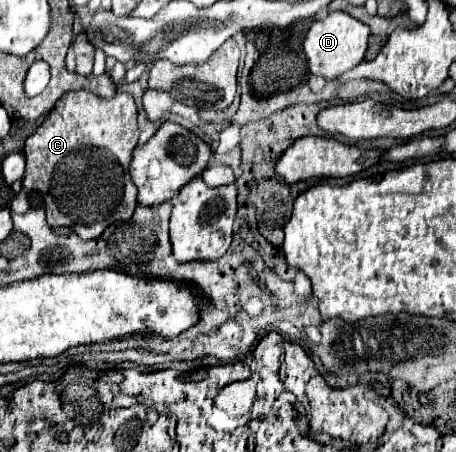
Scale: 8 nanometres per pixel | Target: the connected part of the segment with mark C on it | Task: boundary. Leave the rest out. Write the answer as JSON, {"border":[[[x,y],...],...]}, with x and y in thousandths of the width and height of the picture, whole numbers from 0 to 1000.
{"border":[[[189,199],[154,204],[127,221],[105,261],[57,305],[57,381],[48,420],[83,420],[96,434],[101,482],[114,504],[149,500],[184,531],[202,531],[215,527],[246,491],[289,482],[298,465],[298,412],[285,398],[281,367],[307,301],[298,257],[303,243],[285,204],[259,204],[246,217],[219,217]]]}

